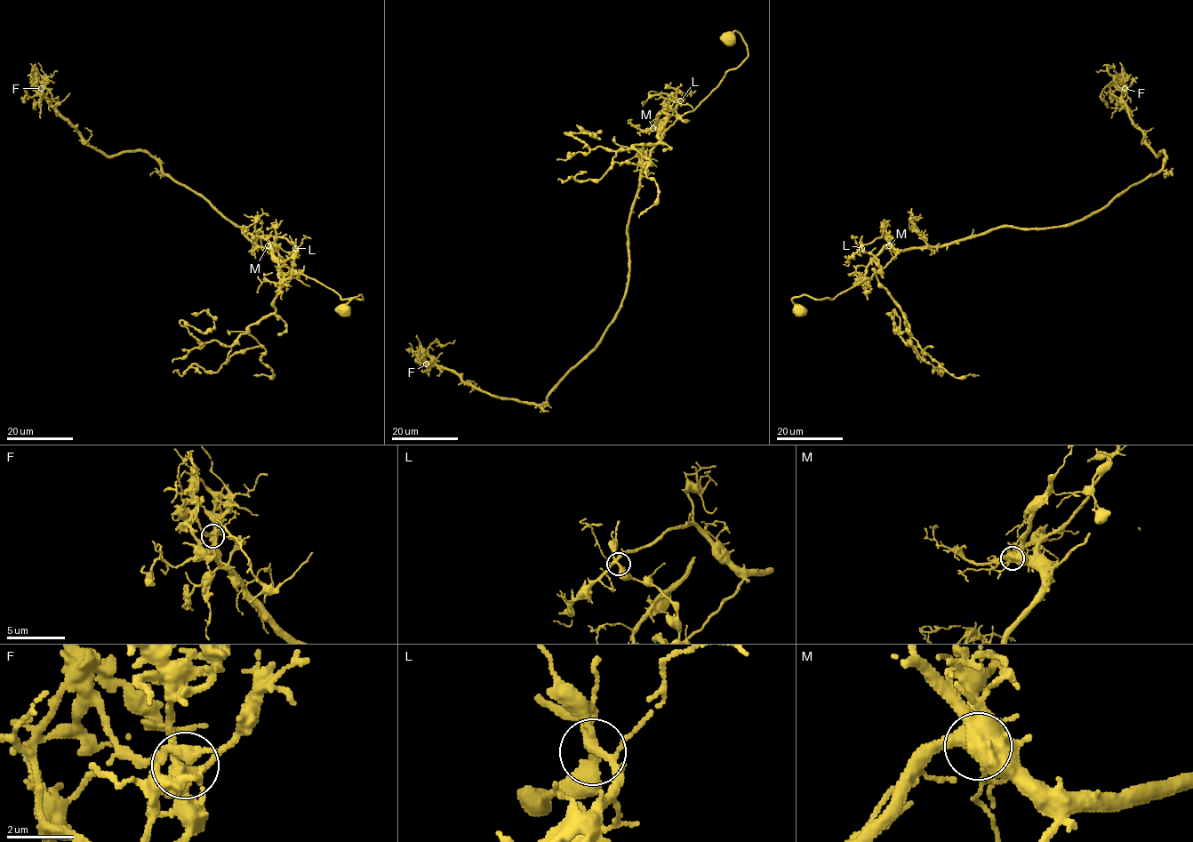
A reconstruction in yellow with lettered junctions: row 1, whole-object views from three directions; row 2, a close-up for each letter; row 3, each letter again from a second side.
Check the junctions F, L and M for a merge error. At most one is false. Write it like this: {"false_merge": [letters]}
{"false_merge": ["L"]}

